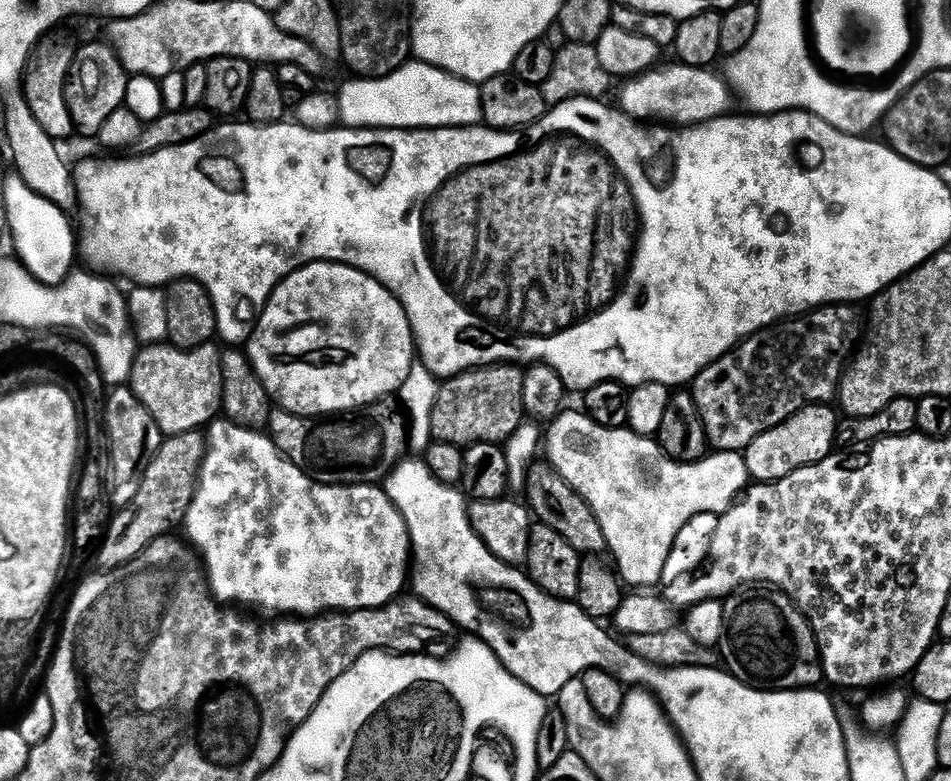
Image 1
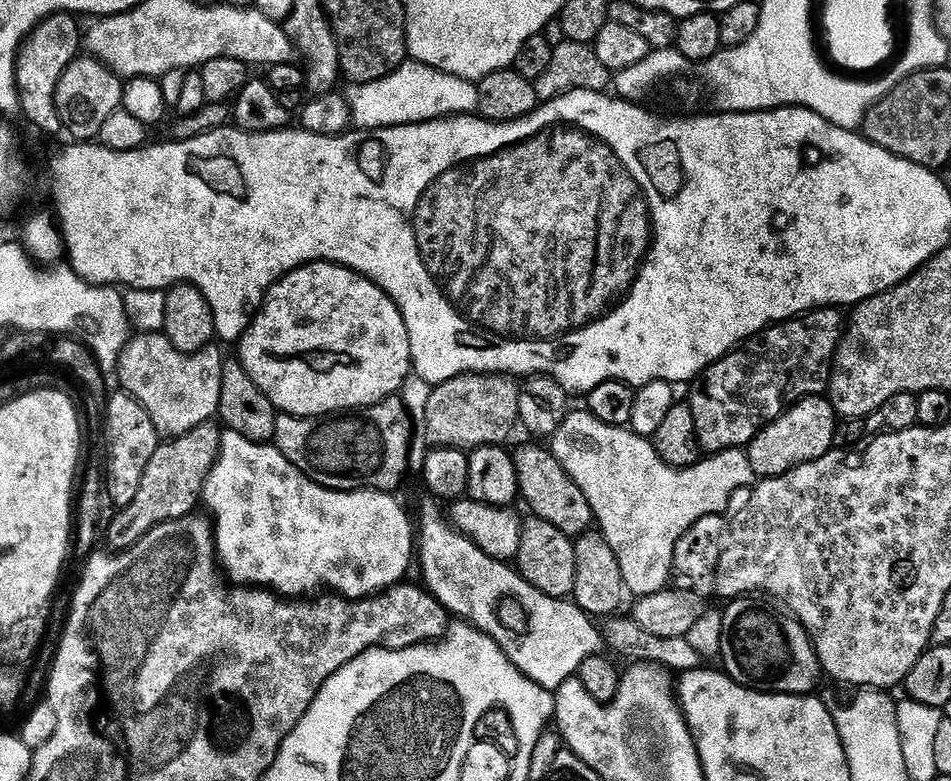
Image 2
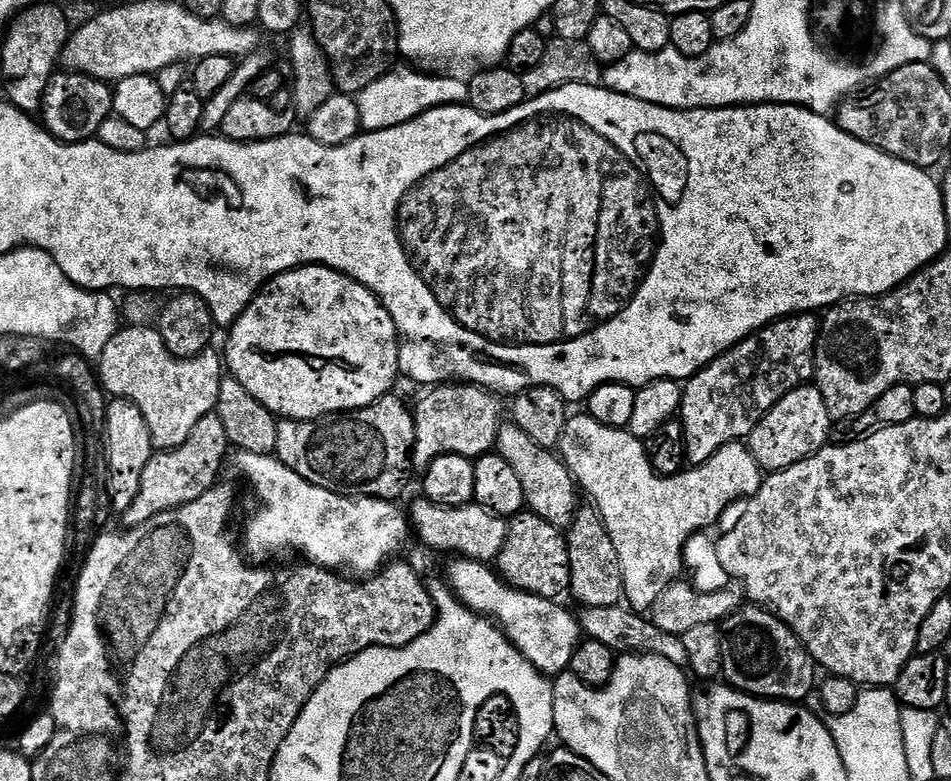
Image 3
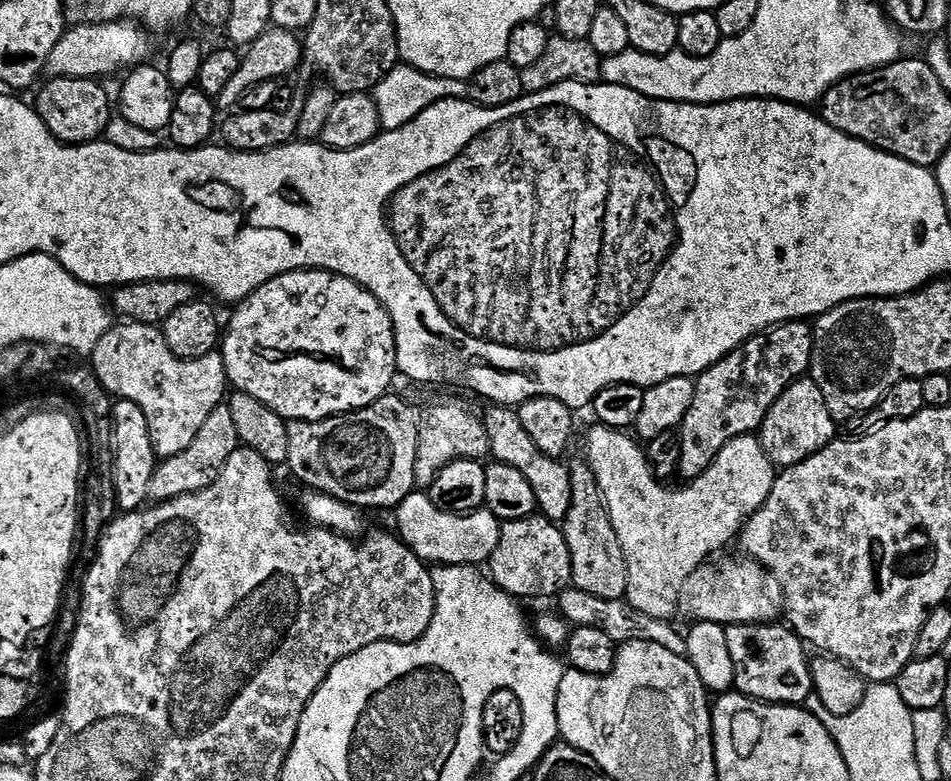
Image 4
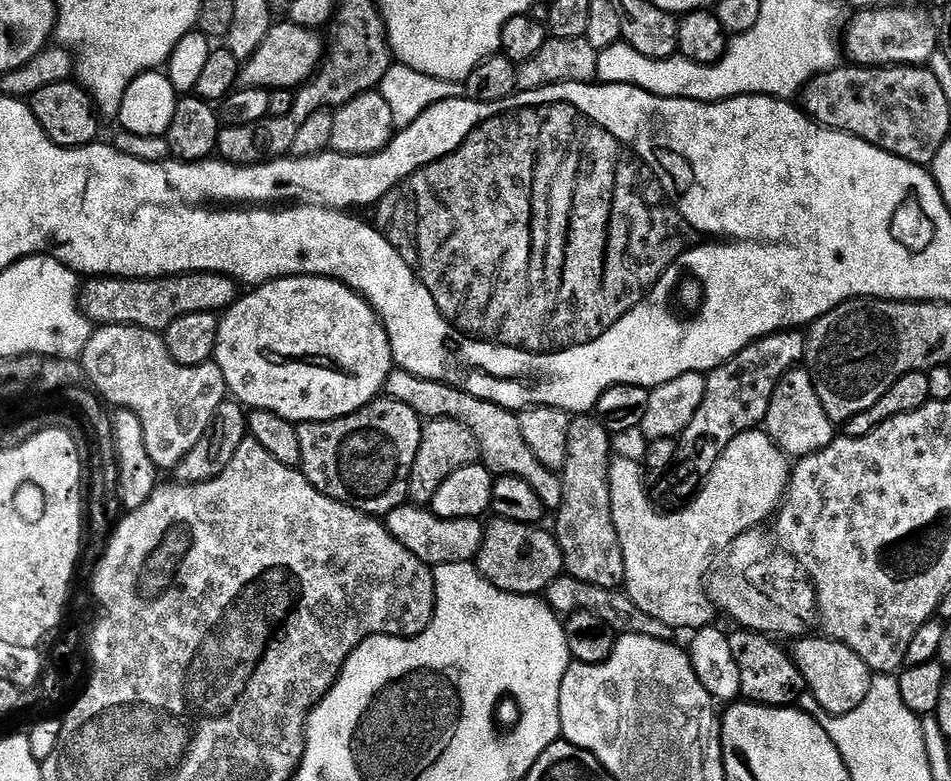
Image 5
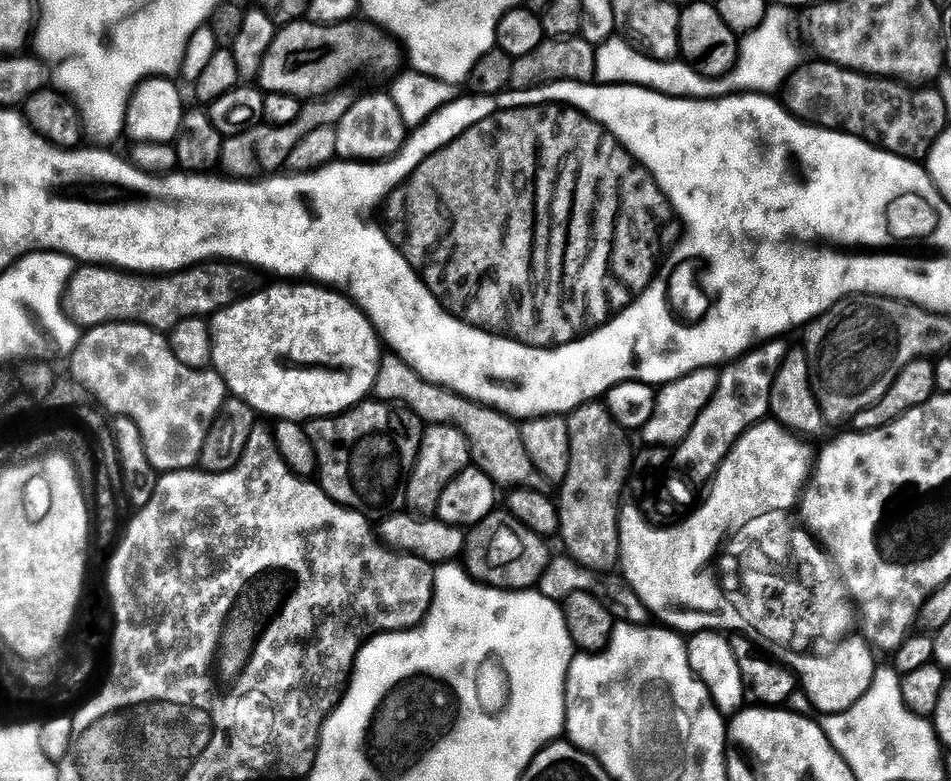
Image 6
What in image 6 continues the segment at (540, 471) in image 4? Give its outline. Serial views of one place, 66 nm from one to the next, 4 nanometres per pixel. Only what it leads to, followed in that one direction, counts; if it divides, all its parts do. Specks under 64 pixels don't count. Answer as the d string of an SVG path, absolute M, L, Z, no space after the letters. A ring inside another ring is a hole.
M406 370L404 376L396 376L396 394L382 394L379 399L407 408L425 425L451 424L459 432L466 434L472 451L472 464L483 470L498 486L504 487L505 484L505 489L508 490L533 488L539 492L549 491L548 480L538 474L534 462L530 462L530 454L526 454L526 446L522 446L520 424L499 408L480 404L454 390L443 388L441 384L424 380L417 372L410 374Z

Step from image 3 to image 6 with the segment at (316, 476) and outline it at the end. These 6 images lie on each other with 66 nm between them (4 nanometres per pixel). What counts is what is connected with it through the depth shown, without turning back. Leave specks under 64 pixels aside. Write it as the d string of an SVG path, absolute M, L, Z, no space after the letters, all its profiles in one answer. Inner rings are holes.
M392 402L357 404L338 416L307 421L308 438L318 464L318 483L344 508L373 514L395 514L405 507L408 476L420 449L425 425L403 406Z

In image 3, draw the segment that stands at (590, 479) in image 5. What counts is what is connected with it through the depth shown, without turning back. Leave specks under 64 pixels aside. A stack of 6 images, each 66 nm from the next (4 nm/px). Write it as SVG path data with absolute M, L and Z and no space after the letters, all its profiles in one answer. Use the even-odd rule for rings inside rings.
M584 506L577 511L571 528L567 529L566 539L570 554L570 574L572 575L571 599L576 599L580 606L587 608L623 605L626 597L622 562L606 530L604 519L600 517L595 507Z

